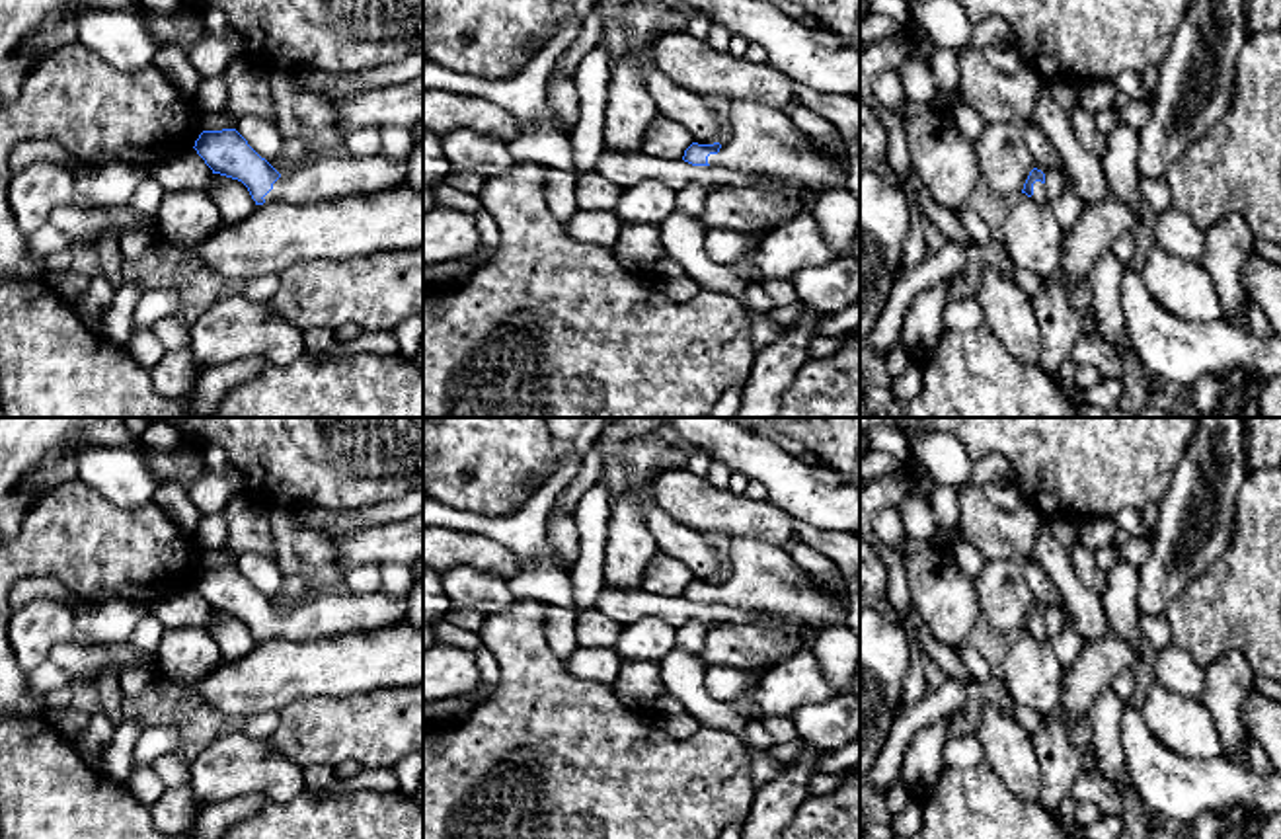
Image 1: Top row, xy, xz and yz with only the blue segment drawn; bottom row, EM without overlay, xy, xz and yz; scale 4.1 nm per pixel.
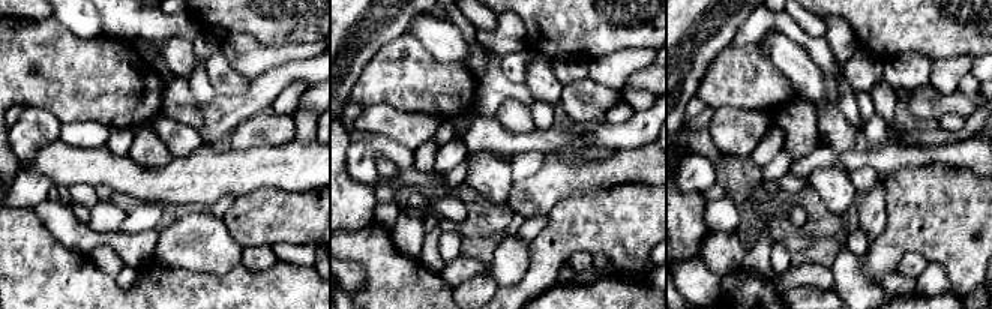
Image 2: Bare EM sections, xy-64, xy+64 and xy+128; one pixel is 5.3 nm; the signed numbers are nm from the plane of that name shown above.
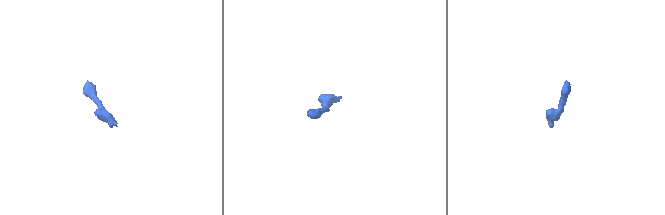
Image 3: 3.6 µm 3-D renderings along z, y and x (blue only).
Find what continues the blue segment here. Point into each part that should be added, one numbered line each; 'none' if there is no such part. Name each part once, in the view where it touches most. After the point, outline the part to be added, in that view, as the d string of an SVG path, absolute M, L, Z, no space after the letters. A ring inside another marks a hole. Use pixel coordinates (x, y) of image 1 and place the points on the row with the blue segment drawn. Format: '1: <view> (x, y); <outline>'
1: xz (765, 141); M731 100L727 117L733 137L708 156L710 166L844 187L846 168L817 148L784 111Z

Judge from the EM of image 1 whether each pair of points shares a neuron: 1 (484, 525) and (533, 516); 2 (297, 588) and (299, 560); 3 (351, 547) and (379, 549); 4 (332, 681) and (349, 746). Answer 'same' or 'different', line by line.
1: same
2: different
3: same
4: different

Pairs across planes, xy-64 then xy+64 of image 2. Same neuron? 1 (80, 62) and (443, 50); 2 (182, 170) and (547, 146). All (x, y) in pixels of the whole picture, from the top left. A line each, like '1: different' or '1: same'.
1: different
2: different

